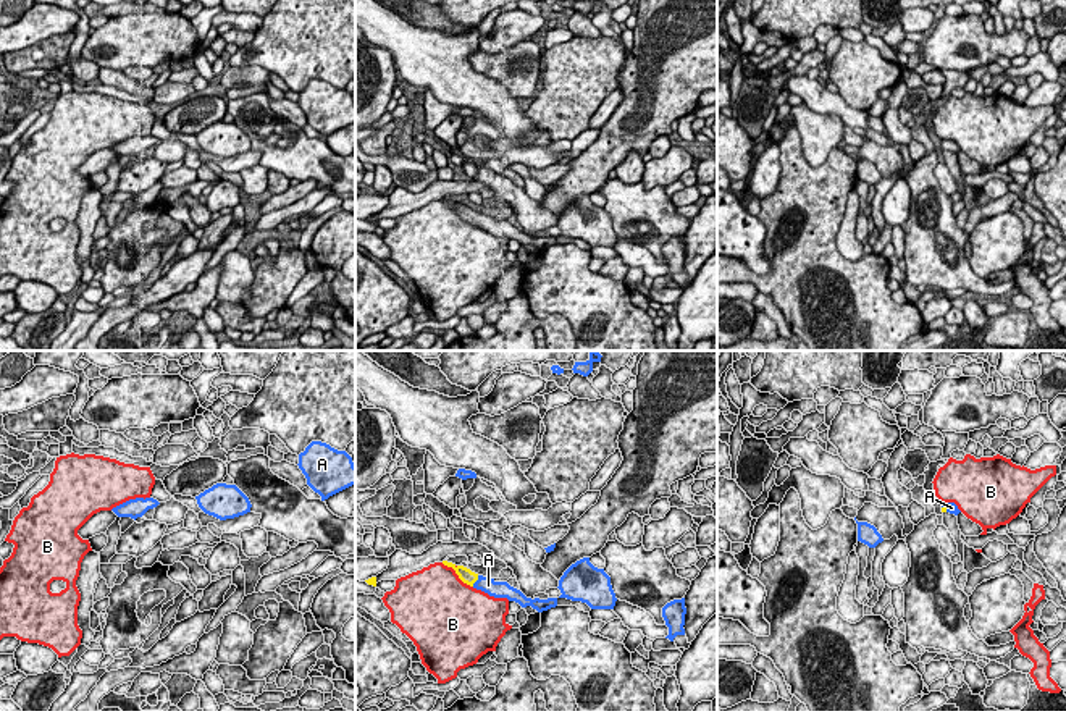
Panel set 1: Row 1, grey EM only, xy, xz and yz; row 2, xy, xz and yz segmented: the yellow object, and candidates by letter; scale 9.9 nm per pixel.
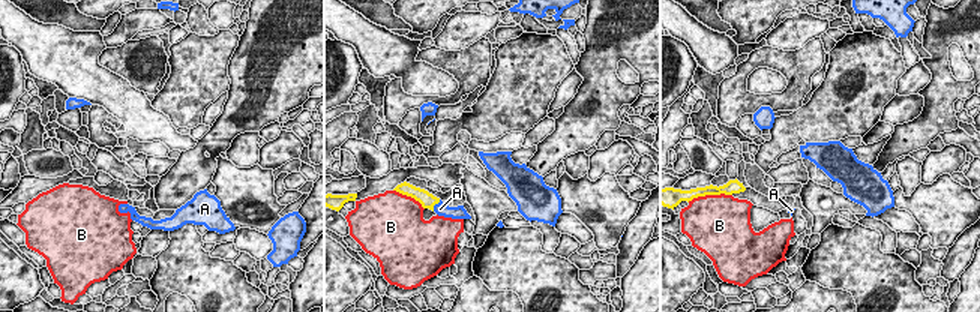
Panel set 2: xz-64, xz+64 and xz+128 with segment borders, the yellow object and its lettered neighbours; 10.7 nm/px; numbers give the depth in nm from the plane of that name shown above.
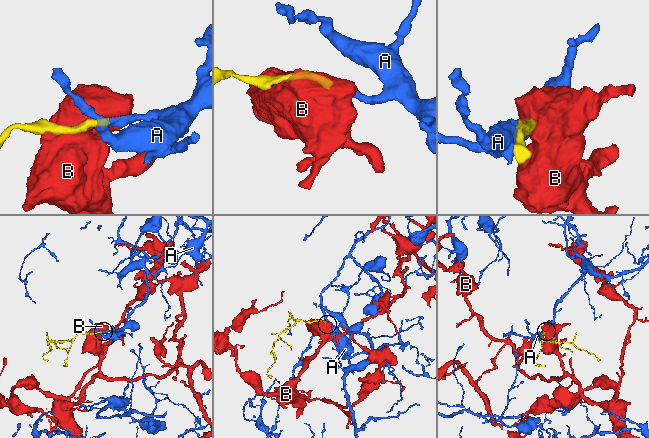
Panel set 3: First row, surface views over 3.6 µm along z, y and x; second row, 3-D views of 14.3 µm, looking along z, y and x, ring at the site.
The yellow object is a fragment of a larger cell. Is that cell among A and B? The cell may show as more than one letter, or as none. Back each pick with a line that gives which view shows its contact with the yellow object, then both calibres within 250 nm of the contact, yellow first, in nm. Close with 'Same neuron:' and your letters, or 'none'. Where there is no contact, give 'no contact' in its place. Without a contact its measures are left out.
A: meets yellow in xz; 140 nm thick on the yellow side, 160 nm on the other
Same neuron: A

